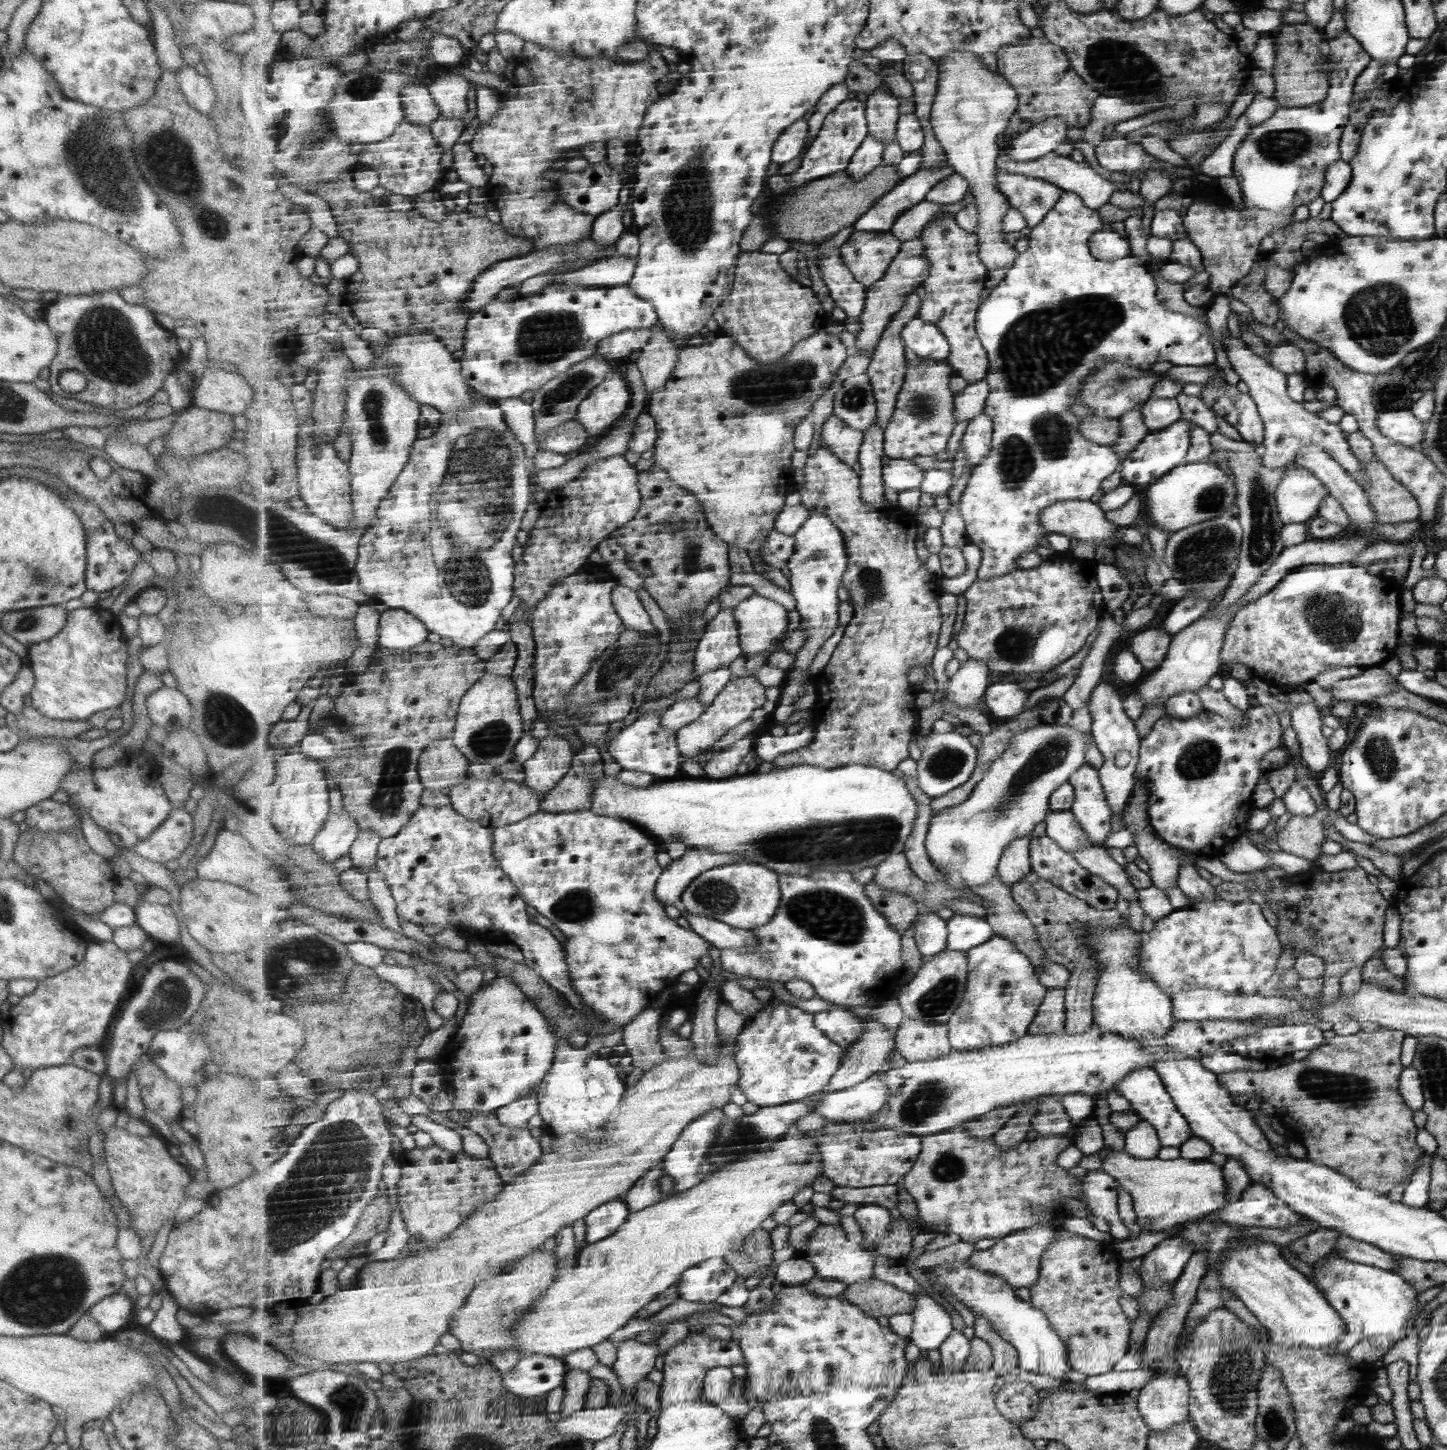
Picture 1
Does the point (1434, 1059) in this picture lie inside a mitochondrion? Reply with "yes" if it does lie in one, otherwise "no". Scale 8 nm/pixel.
yes

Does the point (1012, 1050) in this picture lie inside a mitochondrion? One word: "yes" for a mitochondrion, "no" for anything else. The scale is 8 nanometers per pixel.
no

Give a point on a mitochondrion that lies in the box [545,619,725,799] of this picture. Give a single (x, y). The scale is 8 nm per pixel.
(623, 662)

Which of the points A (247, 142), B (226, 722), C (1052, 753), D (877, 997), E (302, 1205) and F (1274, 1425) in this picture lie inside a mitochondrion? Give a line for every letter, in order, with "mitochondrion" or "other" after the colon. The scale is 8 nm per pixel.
A: other
B: mitochondrion
C: mitochondrion
D: other
E: mitochondrion
F: mitochondrion

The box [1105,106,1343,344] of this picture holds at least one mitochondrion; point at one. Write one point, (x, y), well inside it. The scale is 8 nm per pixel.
(1281, 145)

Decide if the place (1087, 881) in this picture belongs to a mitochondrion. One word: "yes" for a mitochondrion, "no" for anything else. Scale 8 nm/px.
no

